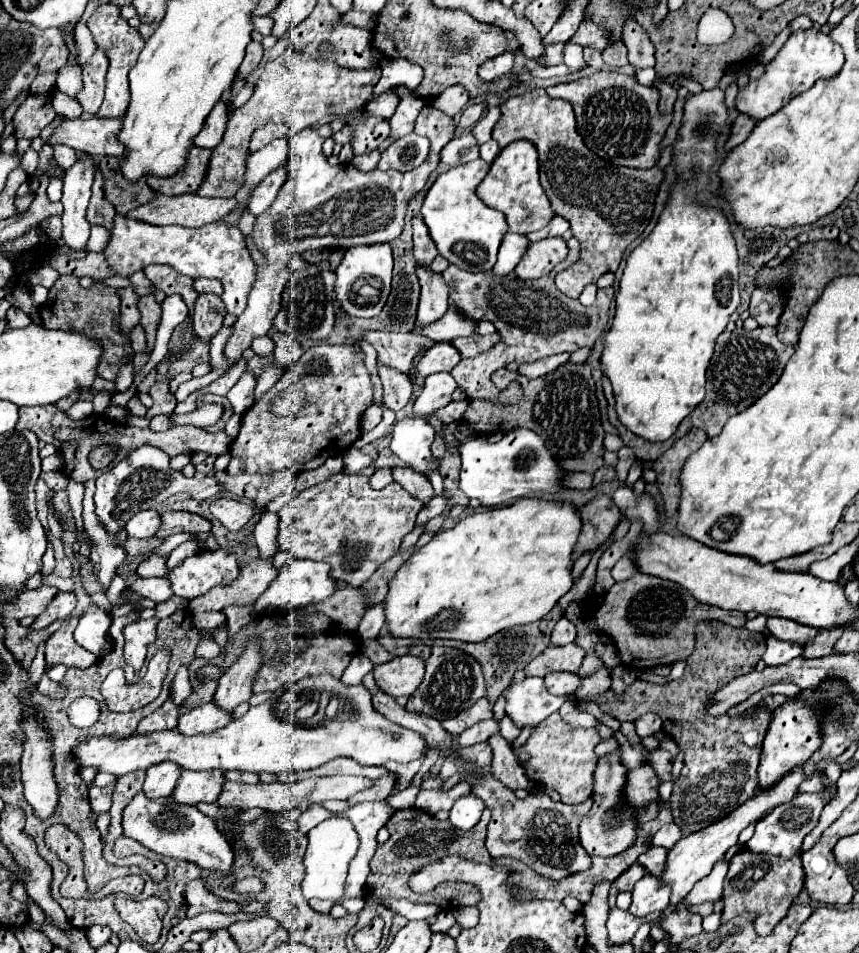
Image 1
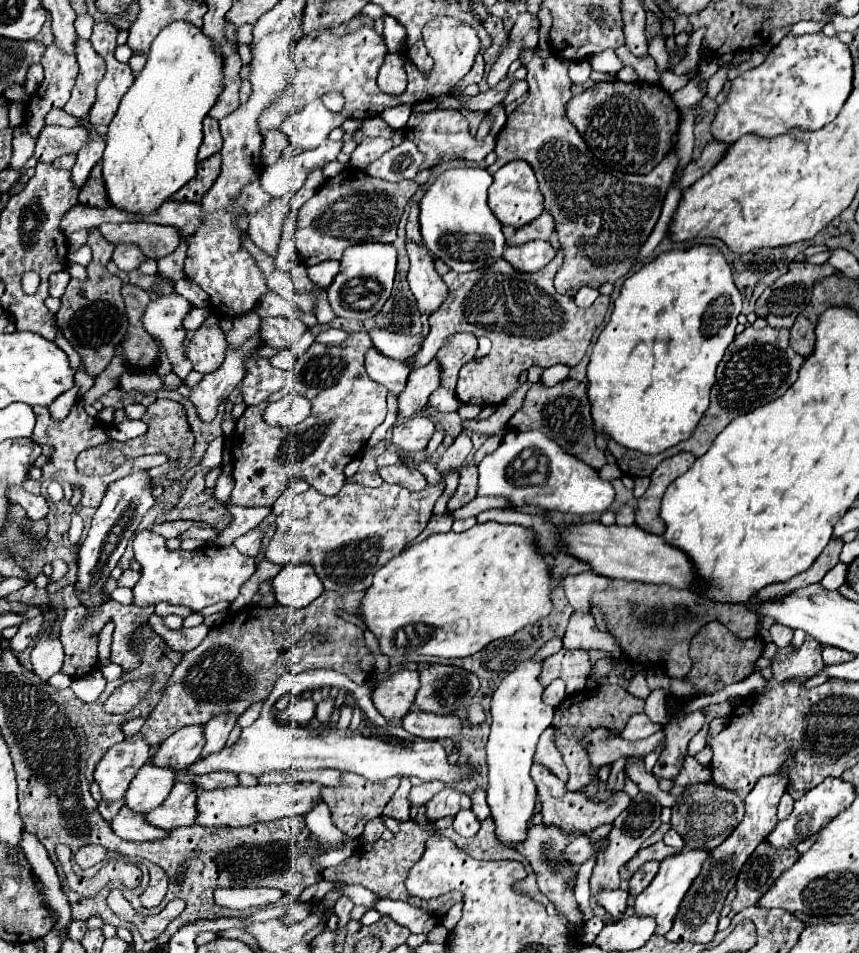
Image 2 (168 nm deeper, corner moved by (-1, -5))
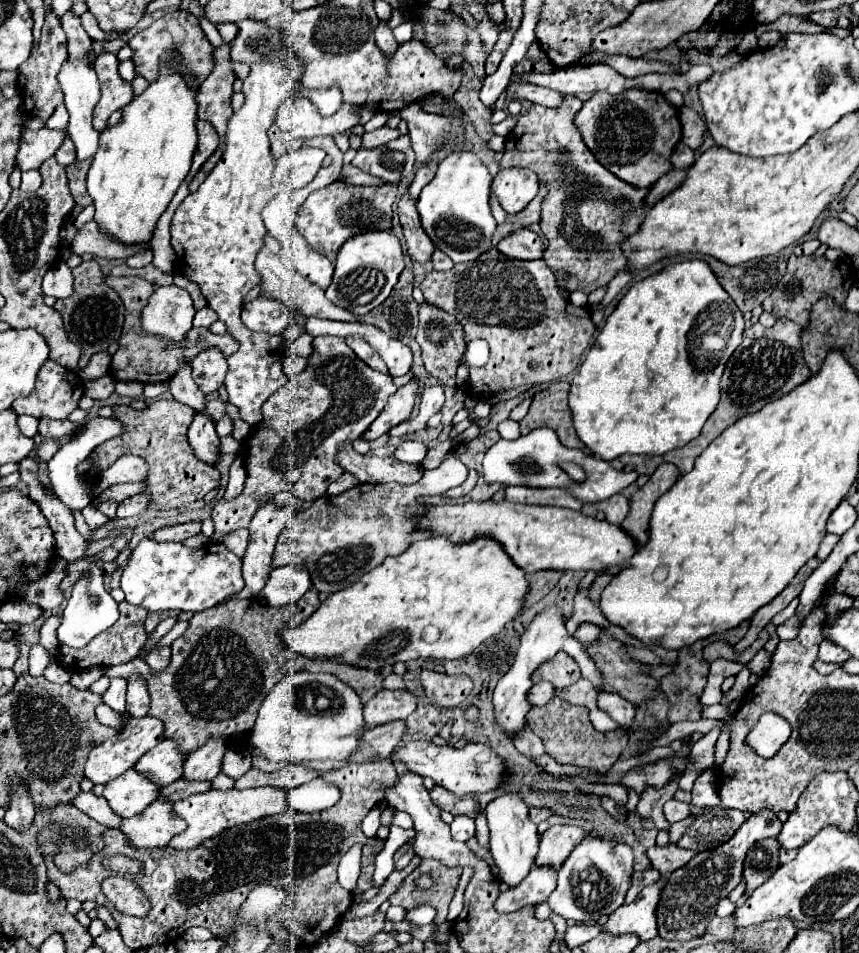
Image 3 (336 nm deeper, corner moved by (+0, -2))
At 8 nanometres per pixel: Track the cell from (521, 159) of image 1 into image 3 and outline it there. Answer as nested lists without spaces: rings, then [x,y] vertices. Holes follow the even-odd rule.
[[[507,168],[491,182],[491,194],[507,214],[521,212],[539,192],[537,174],[529,168]]]

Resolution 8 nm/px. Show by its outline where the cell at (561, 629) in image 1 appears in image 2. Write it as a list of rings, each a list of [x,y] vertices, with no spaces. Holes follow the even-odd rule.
[[[574,611],[564,635],[564,649],[598,649],[608,653],[612,659],[620,661],[624,659],[622,649],[618,645],[618,641],[614,639],[614,635],[600,631],[596,627],[596,621],[592,617],[592,613],[584,613],[584,611]]]

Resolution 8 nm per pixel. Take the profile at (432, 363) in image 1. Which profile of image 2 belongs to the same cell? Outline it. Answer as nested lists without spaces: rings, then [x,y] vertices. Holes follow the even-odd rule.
[[[432,359],[428,365],[412,369],[406,387],[398,395],[398,421],[408,419],[416,413],[420,413],[430,393],[434,393],[440,387],[440,365],[436,359]]]

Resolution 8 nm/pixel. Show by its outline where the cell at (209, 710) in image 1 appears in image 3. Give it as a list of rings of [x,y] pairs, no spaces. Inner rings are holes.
[[[163,738],[155,748],[151,748],[133,768],[147,774],[155,784],[167,786],[181,778],[185,764],[185,752],[173,738]]]

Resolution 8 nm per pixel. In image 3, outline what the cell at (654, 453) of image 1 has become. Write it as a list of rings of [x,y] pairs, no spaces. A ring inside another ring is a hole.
[[[787,318],[777,320],[777,324],[771,328],[763,328],[761,324],[753,324],[751,328],[747,328],[743,332],[741,346],[731,354],[731,358],[725,364],[725,372],[721,378],[721,400],[719,400],[715,412],[705,422],[701,436],[697,440],[691,440],[683,448],[677,448],[677,450],[661,454],[661,456],[623,454],[623,456],[619,456],[621,464],[625,468],[639,472],[639,474],[653,474],[655,468],[659,464],[663,464],[663,460],[665,460],[665,462],[673,462],[681,470],[681,474],[689,472],[693,468],[695,458],[719,436],[721,430],[725,430],[729,424],[733,424],[737,420],[737,416],[757,412],[769,400],[781,398],[783,394],[791,392],[793,388],[797,388],[799,384],[803,384],[811,376],[811,370],[807,368],[807,364],[801,356],[799,332],[801,332],[801,326],[793,324]]]

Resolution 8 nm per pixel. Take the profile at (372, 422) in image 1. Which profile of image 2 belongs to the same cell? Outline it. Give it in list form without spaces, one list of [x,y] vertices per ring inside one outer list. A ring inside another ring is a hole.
[[[376,349],[366,351],[366,371],[368,377],[380,385],[388,385],[388,389],[392,389],[394,393],[400,393],[406,385],[410,367],[404,361],[394,361],[394,359],[386,359],[382,357]]]

